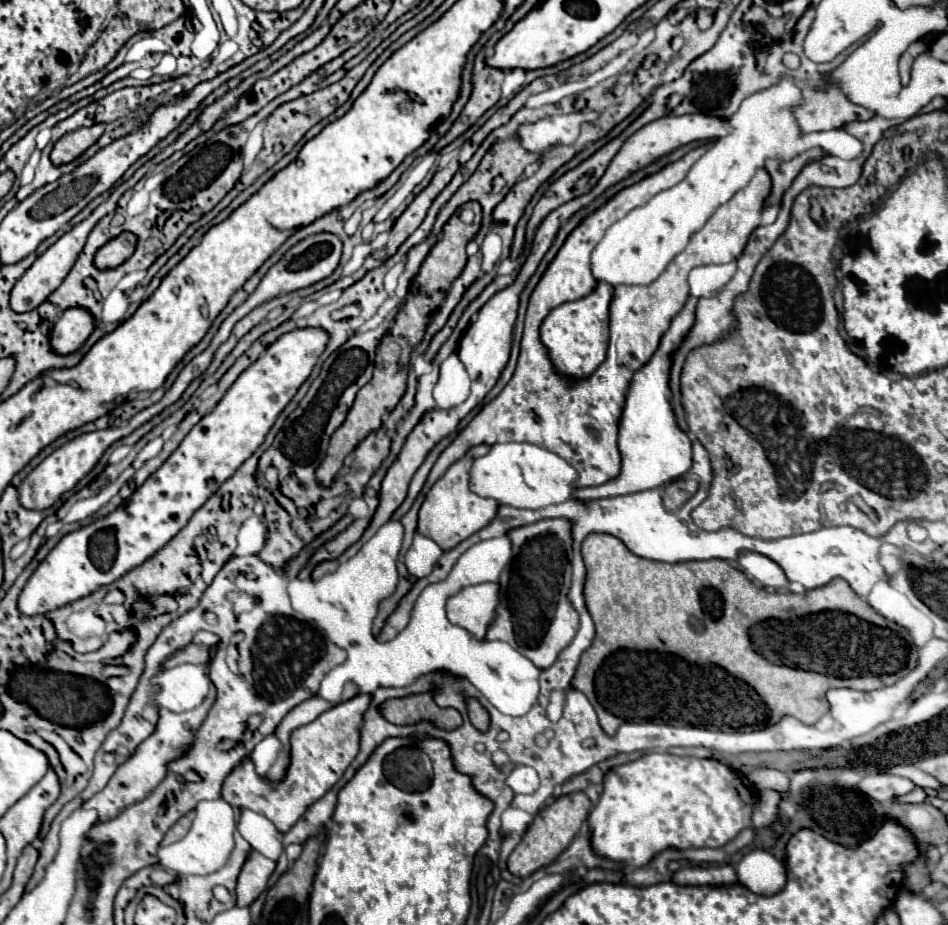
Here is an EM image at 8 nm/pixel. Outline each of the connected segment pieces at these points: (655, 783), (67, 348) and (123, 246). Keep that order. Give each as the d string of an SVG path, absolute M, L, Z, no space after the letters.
M647 752L637 760L613 766L603 778L603 792L599 802L589 812L589 838L591 848L597 856L643 868L659 852L667 848L719 848L727 840L733 840L743 828L751 826L753 816L753 794L745 786L745 808L743 800L729 778L739 778L729 766L711 758L675 756L667 752Z
M69 308L55 322L51 332L51 348L55 354L67 356L77 352L95 328L93 316L83 308Z
M121 232L117 238L109 240L105 246L101 246L101 248L97 250L93 264L97 266L97 270L117 268L117 266L121 266L127 258L133 256L135 244L137 244L137 238L135 238L131 232Z

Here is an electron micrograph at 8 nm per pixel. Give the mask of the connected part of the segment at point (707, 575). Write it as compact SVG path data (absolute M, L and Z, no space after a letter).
M589 534L583 540L581 554L583 554L583 562L587 568L583 594L585 594L587 610L595 622L597 634L595 634L593 644L583 652L571 686L575 690L581 690L589 698L589 702L597 710L601 728L607 734L615 734L623 722L647 722L647 720L655 724L691 724L691 726L707 728L707 730L737 730L737 728L757 726L757 724L761 726L775 724L779 722L781 716L789 714L801 720L803 724L815 724L829 710L829 704L825 700L827 690L845 688L845 686L853 690L877 690L883 686L891 686L899 678L909 674L917 664L917 648L911 636L907 634L907 630L879 616L865 600L861 600L851 590L851 586L843 578L835 578L827 586L807 590L803 594L791 594L791 592L769 594L767 590L757 588L751 580L747 580L747 576L741 570L731 568L723 560L703 560L703 562L691 560L691 562L679 562L679 564L651 562L651 560L635 556L619 538L611 534Z

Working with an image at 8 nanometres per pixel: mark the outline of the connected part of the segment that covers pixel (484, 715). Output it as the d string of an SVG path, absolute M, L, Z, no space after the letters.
M467 698L467 712L469 712L469 720L471 724L485 732L489 728L489 712L483 708L483 704L477 698Z

